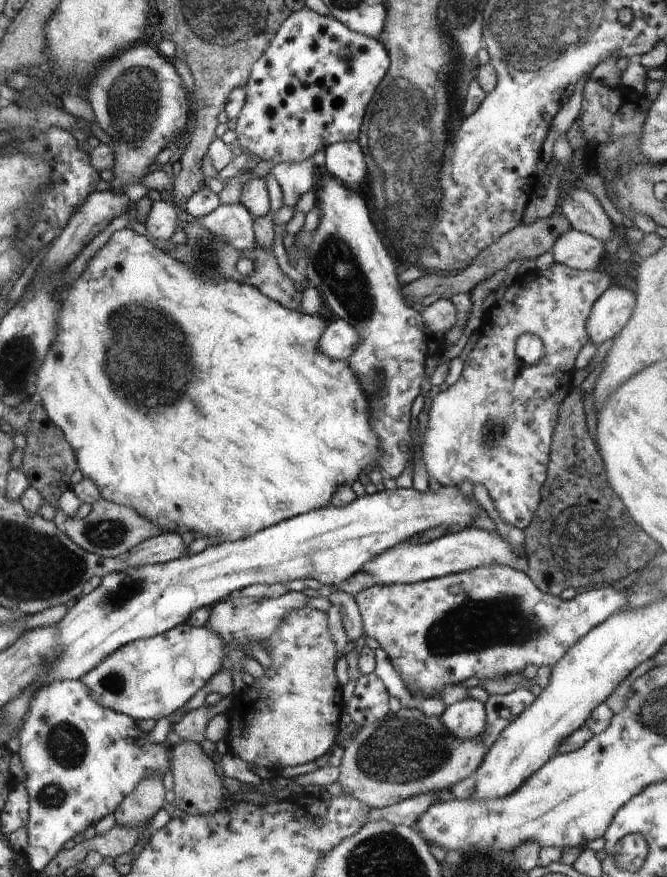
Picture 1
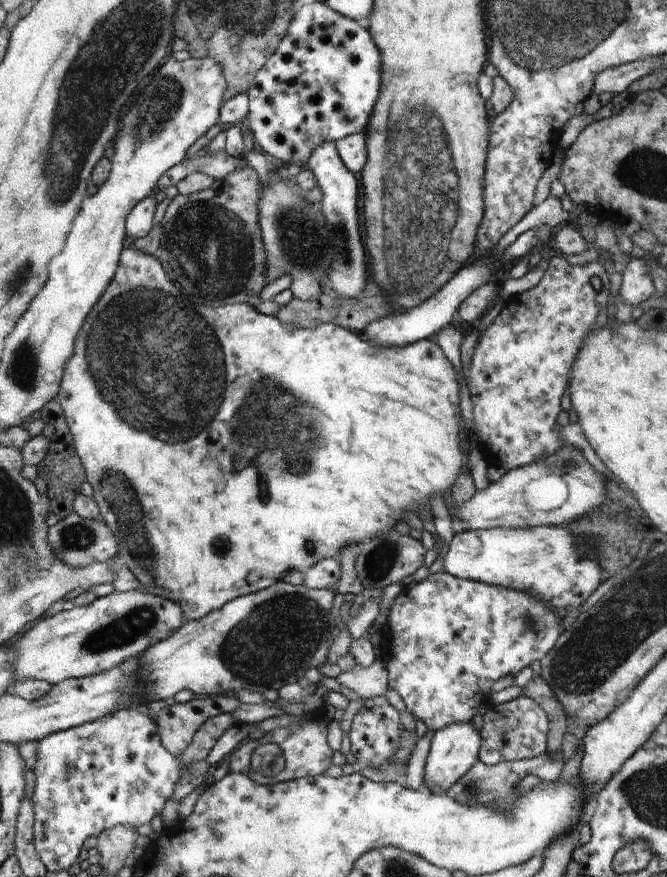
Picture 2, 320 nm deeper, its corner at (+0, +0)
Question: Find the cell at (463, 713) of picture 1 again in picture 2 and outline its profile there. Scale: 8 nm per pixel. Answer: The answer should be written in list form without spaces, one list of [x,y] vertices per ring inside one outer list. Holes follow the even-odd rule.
[[[454,723],[434,732],[424,769],[423,789],[439,795],[448,792],[458,782],[459,778],[471,770],[479,759],[481,744],[482,737],[472,724]]]

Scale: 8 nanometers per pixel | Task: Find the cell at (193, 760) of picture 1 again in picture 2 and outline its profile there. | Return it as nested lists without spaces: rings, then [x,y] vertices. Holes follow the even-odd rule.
[[[236,695],[193,696],[188,702],[175,703],[172,706],[161,709],[154,718],[159,727],[159,735],[162,743],[167,747],[172,756],[178,758],[181,752],[187,750],[194,738],[196,731],[210,718],[222,713],[233,713],[242,703]]]

